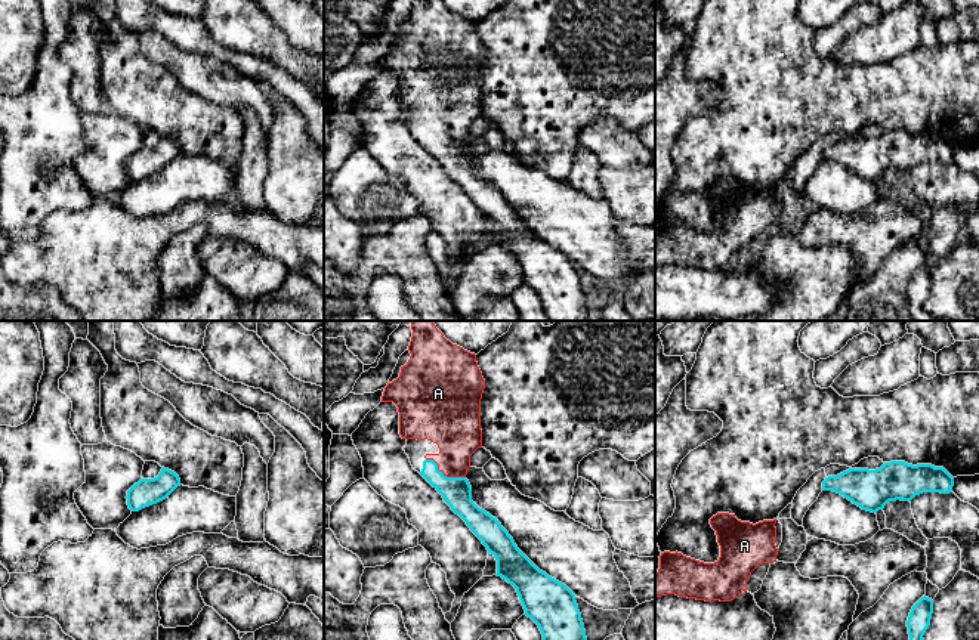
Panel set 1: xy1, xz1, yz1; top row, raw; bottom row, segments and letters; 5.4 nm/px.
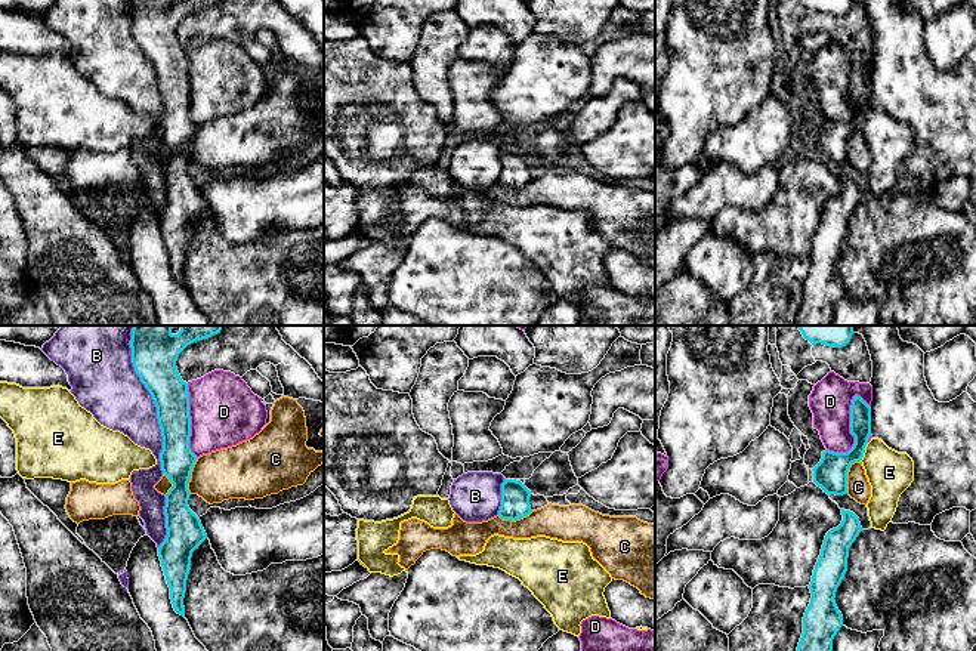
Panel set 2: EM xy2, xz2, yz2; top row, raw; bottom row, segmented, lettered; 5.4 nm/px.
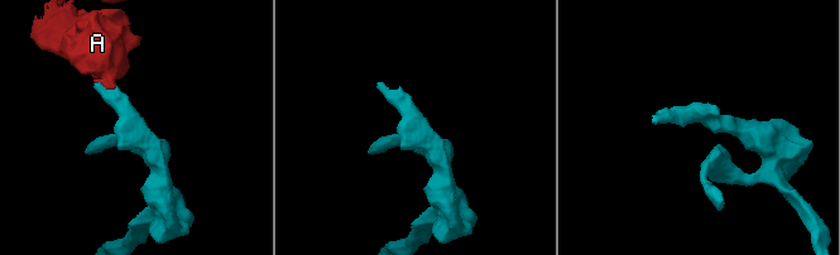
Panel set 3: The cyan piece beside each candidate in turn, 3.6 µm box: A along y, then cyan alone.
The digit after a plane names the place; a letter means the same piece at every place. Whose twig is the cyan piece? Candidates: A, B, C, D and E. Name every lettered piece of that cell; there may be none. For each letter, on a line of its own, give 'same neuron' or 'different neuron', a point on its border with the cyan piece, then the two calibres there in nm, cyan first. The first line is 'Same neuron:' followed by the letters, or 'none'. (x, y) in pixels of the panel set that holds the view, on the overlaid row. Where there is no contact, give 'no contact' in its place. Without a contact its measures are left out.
Same neuron: A
A: same neuron | xz1 (442, 473) | 160/260 nm
B: different neuron | xy2 (153, 398) | 260/340 nm
C: different neuron | yz2 (846, 475) | 180/130 nm
D: different neuron | yz2 (851, 431) | 180/220 nm
E: different neuron | yz2 (864, 452) | 180/240 nm

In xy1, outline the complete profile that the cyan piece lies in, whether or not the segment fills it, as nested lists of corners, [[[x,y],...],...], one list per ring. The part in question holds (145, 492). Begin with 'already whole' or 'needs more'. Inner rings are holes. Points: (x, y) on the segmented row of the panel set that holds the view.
already whole; [[[163,467],[157,477],[140,479],[127,491],[127,505],[132,511],[139,511],[166,500],[177,486],[180,486],[179,476]]]

